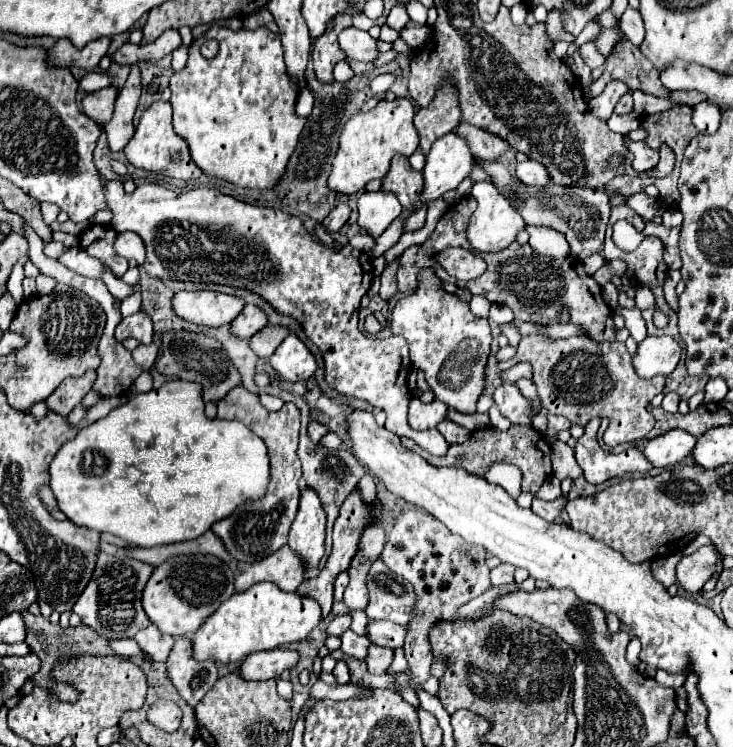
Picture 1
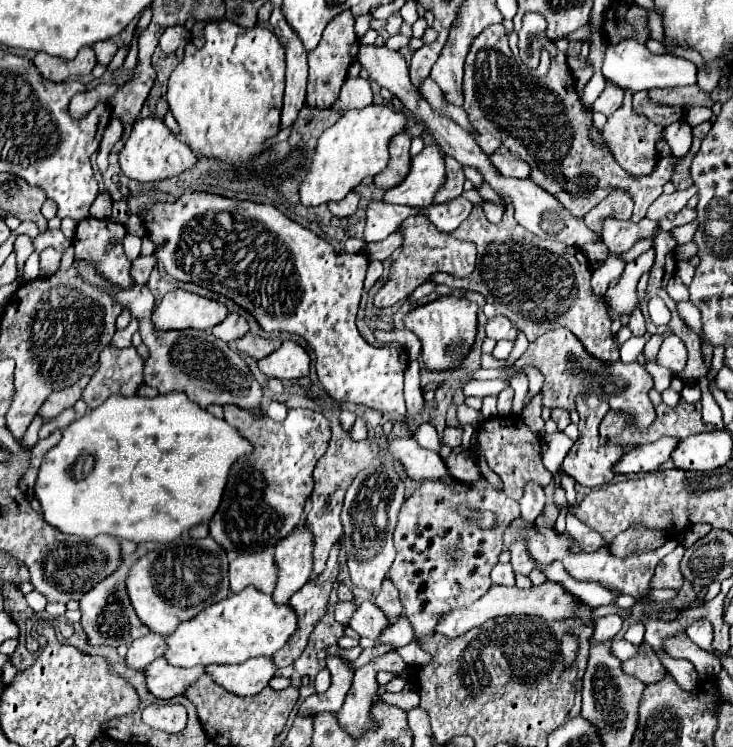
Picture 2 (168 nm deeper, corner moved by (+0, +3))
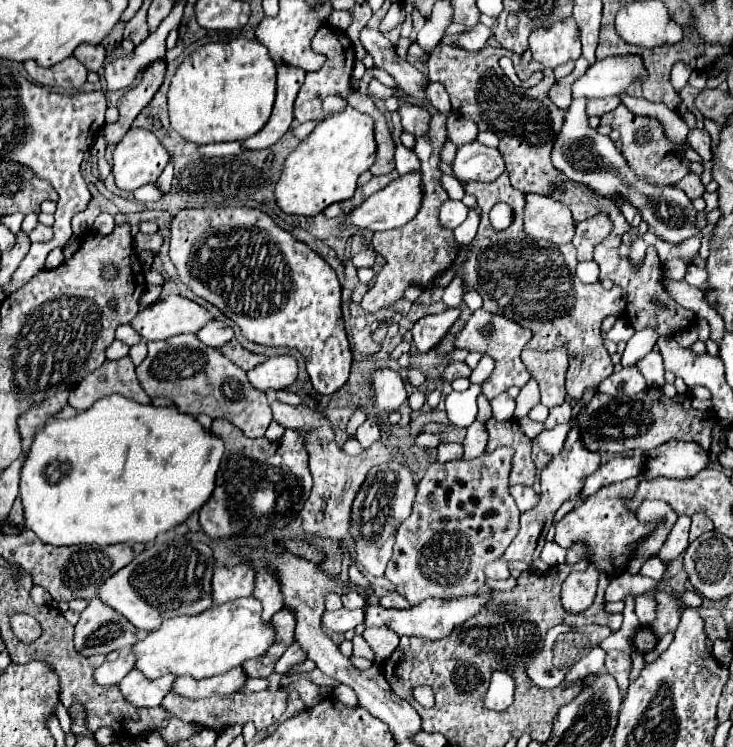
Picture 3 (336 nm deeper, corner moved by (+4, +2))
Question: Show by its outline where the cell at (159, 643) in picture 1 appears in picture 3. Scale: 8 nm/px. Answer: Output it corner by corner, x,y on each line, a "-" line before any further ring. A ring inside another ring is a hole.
125,654
125,656
121,656
121,658
117,658
115,662
103,662
103,664
95,670
93,678
95,678
95,682
101,684
101,686
111,686
111,684
119,684
121,678
123,678
127,672
131,672
131,670
133,670
133,656

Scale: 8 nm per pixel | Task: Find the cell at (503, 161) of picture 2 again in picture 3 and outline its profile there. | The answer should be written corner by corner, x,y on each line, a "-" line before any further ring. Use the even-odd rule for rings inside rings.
475,140
457,148
457,156
451,168
459,182
491,182
505,170
505,164
497,148
483,146

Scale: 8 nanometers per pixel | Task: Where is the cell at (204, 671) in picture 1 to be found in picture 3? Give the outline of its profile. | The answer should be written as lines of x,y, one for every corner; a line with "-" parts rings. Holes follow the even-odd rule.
137,670
129,672
117,686
125,700
135,708
155,708
173,686
173,676
161,676
161,680
145,680

